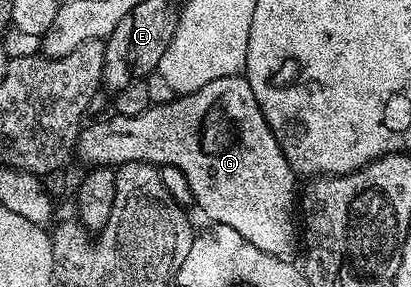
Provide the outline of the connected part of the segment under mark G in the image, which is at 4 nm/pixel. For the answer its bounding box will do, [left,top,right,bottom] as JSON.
[77,74,297,256]

